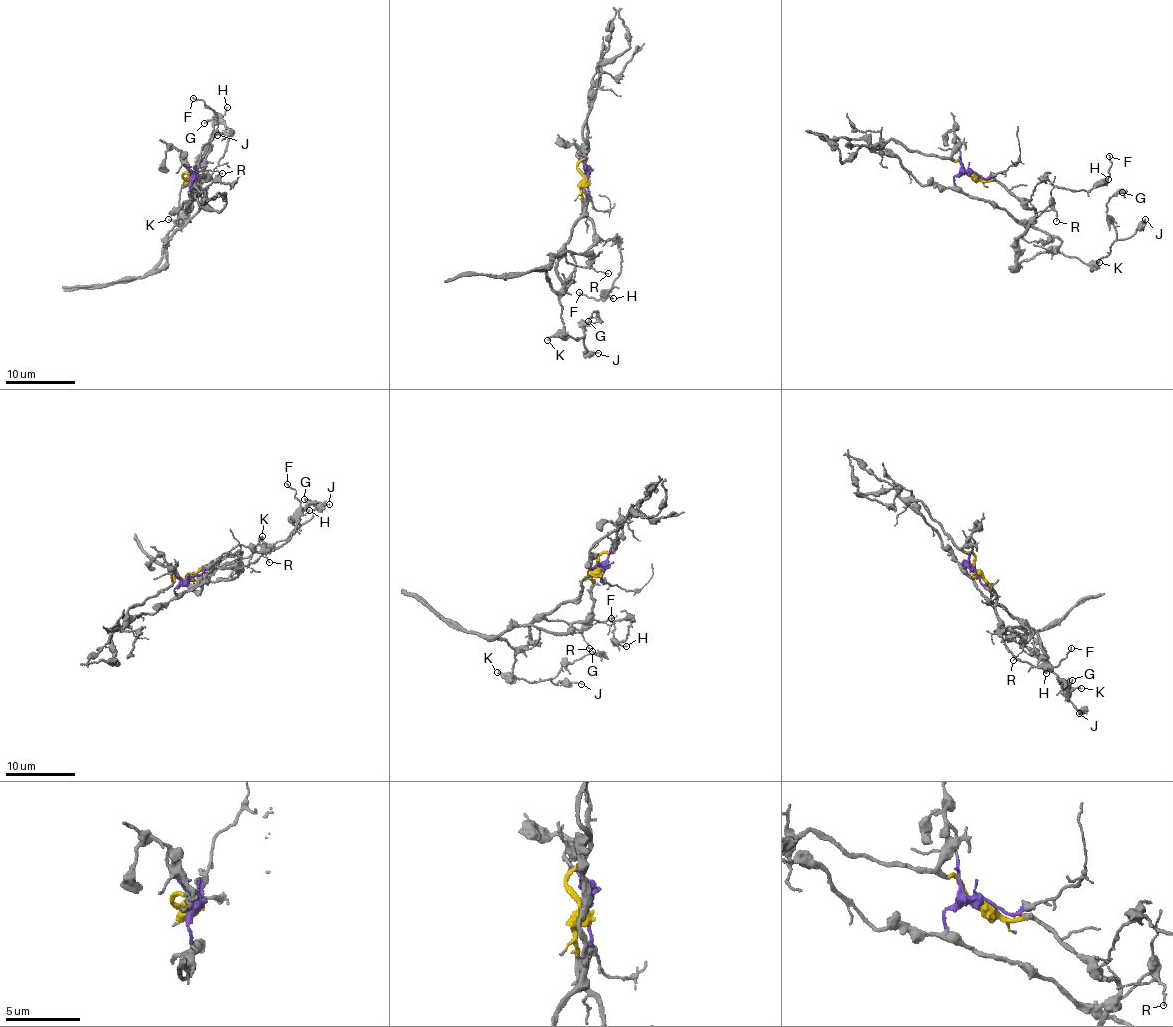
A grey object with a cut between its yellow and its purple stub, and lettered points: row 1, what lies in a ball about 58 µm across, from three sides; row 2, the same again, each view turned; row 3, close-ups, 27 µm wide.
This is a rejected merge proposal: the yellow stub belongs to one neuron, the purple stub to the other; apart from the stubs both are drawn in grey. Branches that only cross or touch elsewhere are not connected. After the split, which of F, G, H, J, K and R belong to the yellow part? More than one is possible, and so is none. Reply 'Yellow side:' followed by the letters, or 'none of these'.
Yellow side: F, H

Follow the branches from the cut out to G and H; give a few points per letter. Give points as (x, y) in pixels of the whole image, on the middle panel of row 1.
G: (586, 177), (584, 214), (556, 269), (563, 332), (584, 338), (594, 310), (594, 322), (587, 320)
H: (586, 177), (582, 211), (601, 237), (606, 240), (612, 237), (618, 239), (621, 270), (607, 294), (613, 299)

